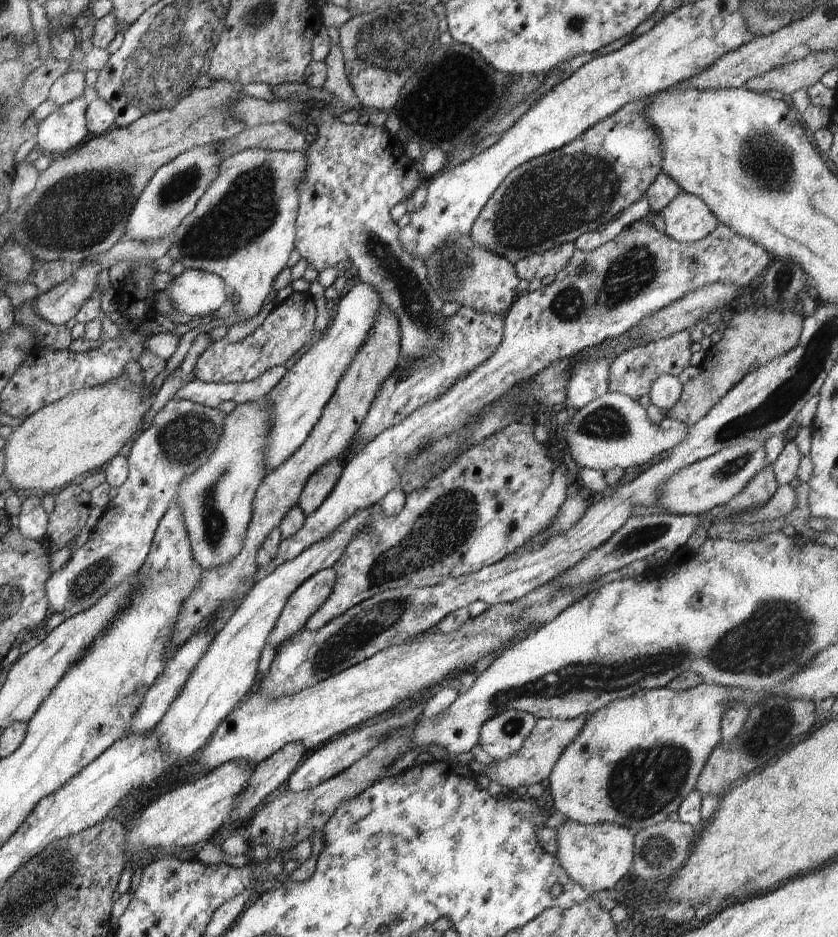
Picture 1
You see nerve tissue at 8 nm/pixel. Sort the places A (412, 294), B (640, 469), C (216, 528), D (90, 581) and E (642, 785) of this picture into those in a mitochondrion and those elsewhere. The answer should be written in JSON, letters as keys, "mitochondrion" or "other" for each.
{"A":"mitochondrion","B":"other","C":"mitochondrion","D":"mitochondrion","E":"mitochondrion"}

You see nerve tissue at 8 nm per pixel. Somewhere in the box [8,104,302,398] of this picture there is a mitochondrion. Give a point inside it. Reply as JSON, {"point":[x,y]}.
{"point":[81,213]}

